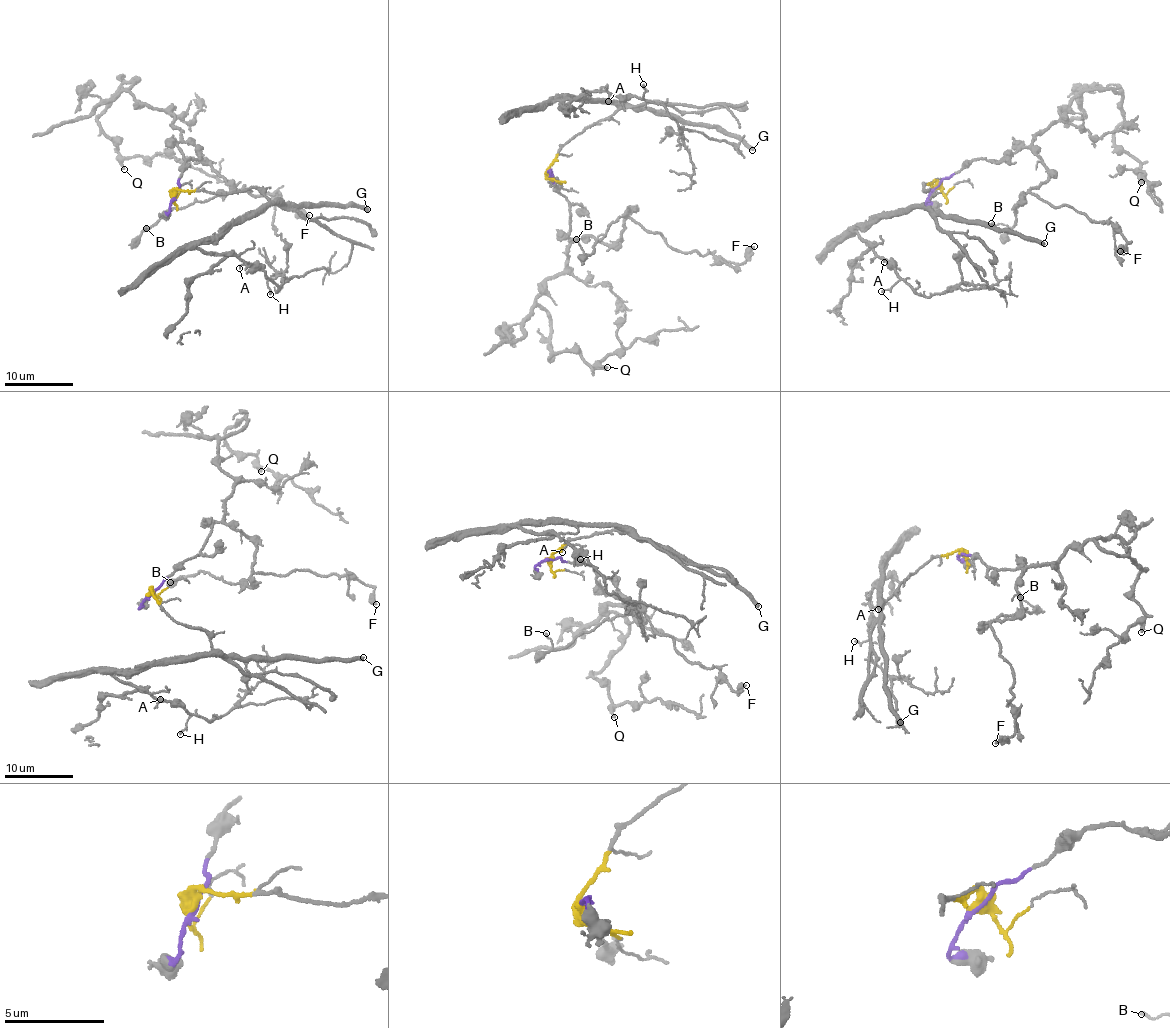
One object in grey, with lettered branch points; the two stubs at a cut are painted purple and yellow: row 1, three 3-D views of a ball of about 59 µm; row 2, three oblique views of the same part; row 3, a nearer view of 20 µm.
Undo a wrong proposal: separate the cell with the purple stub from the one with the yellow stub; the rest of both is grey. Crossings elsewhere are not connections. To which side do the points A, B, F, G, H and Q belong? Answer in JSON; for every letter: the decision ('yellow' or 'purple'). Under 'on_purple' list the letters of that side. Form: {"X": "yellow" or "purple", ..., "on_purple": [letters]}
{"A": "yellow", "B": "purple", "F": "purple", "G": "yellow", "H": "yellow", "Q": "purple", "on_purple": ["B", "F", "Q"]}

